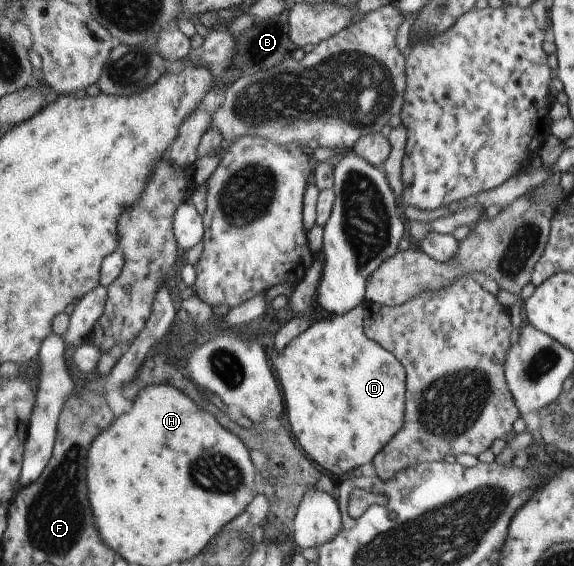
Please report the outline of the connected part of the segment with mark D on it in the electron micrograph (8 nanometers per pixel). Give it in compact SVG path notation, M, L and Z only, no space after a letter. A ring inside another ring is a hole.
M359 306L313 322L284 346L281 354L275 352L269 361L285 400L285 425L309 458L331 474L345 474L371 461L403 422L403 367L390 352L366 337L362 329L362 312Z

